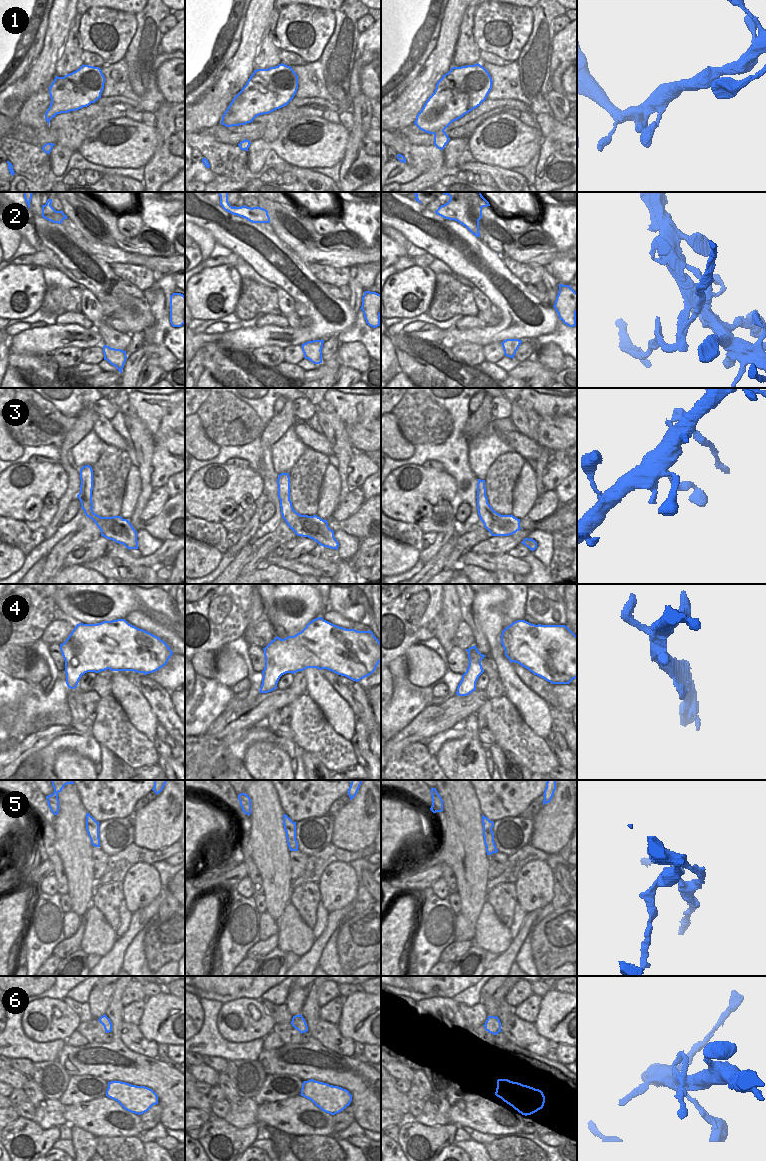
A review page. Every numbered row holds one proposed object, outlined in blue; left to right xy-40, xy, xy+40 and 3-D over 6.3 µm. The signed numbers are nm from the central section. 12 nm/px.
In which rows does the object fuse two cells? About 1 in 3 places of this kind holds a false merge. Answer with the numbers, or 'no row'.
2, 5, 6

